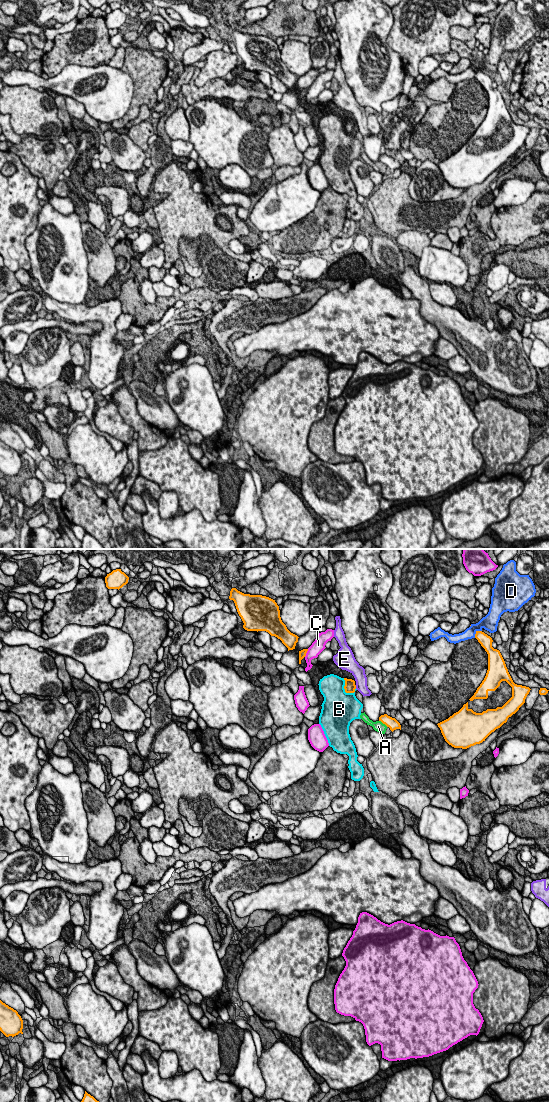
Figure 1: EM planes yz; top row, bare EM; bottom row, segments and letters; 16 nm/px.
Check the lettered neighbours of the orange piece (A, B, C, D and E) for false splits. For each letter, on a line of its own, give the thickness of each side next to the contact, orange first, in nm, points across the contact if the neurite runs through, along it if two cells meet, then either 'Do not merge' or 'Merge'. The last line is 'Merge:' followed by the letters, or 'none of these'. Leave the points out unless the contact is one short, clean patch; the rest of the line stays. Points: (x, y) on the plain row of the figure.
A: Thickness 180 nm (orange) against 170 nm. Boundary: yz (379, 160), (387, 166). Do not merge
B: Thickness 170 nm (orange) against 420 nm. Do not merge
C: Thickness 120 nm (orange) against 200 nm. Do not merge
D: Thickness 190 nm (orange) against 240 nm. Do not merge
E: Thickness 170 nm (orange) against 200 nm. Do not merge
Merge: none of these

